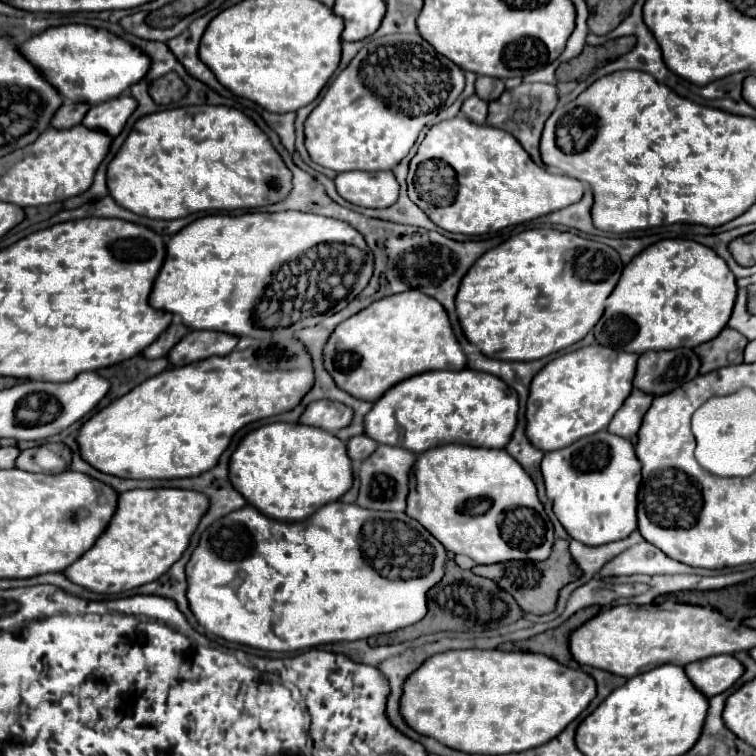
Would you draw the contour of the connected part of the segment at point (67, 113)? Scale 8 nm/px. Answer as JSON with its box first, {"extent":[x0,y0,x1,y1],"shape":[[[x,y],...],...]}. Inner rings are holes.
{"extent":[52,101,90,129],"shape":[[[66,101],[56,111],[56,115],[52,119],[52,127],[56,127],[56,129],[62,129],[62,127],[64,129],[70,129],[70,127],[82,123],[82,119],[84,119],[84,115],[86,115],[88,109],[90,109],[88,103],[72,103],[72,101]]]}

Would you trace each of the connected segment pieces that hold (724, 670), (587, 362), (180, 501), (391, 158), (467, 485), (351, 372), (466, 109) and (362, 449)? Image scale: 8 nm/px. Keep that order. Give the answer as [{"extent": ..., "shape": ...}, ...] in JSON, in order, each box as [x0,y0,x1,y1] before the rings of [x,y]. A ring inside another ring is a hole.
[{"extent":[686,655,744,697],"shape":[[[732,655],[700,659],[686,665],[686,675],[706,697],[730,689],[742,677],[742,673],[744,665]]]},{"extent":[526,343,638,451],"shape":[[[598,343],[552,359],[530,385],[526,403],[528,439],[544,451],[554,451],[606,429],[632,391],[636,361],[638,355],[626,355]]]},{"extent":[64,489,210,593],"shape":[[[132,489],[122,493],[118,509],[96,545],[64,573],[94,593],[120,593],[164,575],[188,549],[190,537],[210,509],[208,495],[190,489]]]},{"extent":[304,33,464,171],"shape":[[[394,33],[366,43],[350,65],[328,87],[318,107],[310,113],[304,125],[306,149],[314,163],[342,171],[386,171],[394,169],[416,143],[422,127],[430,123],[442,109],[450,107],[464,91],[464,71],[438,55],[420,33]]]},{"extent":[406,445,554,565],"shape":[[[442,445],[442,447],[434,447],[422,455],[418,455],[418,461],[412,469],[412,477],[410,477],[410,495],[408,495],[408,507],[406,513],[412,519],[418,519],[418,523],[422,523],[432,535],[436,535],[436,539],[452,553],[462,553],[468,555],[470,559],[474,559],[478,565],[492,565],[492,563],[502,563],[502,561],[542,561],[550,557],[552,545],[554,545],[554,527],[548,525],[546,511],[542,501],[538,499],[538,491],[534,481],[530,479],[530,475],[522,469],[522,465],[508,455],[504,449],[480,449],[480,447],[470,447],[470,445]]]},{"extent":[324,291,466,403],"shape":[[[406,291],[378,299],[340,323],[326,343],[324,367],[340,389],[374,403],[406,377],[434,369],[464,369],[466,355],[454,337],[444,307],[420,291]]]},{"extent":[462,95,488,125],"shape":[[[472,95],[472,97],[468,97],[468,99],[464,101],[462,113],[464,113],[470,121],[474,121],[474,123],[478,123],[478,125],[484,125],[484,123],[486,123],[486,115],[488,115],[488,103],[486,103],[484,99],[478,99],[478,95]]]},{"extent":[348,435,380,465],"shape":[[[358,435],[348,441],[348,455],[354,461],[354,465],[360,465],[362,459],[368,459],[372,455],[372,451],[378,449],[378,445],[380,443],[370,439],[368,435]]]}]

